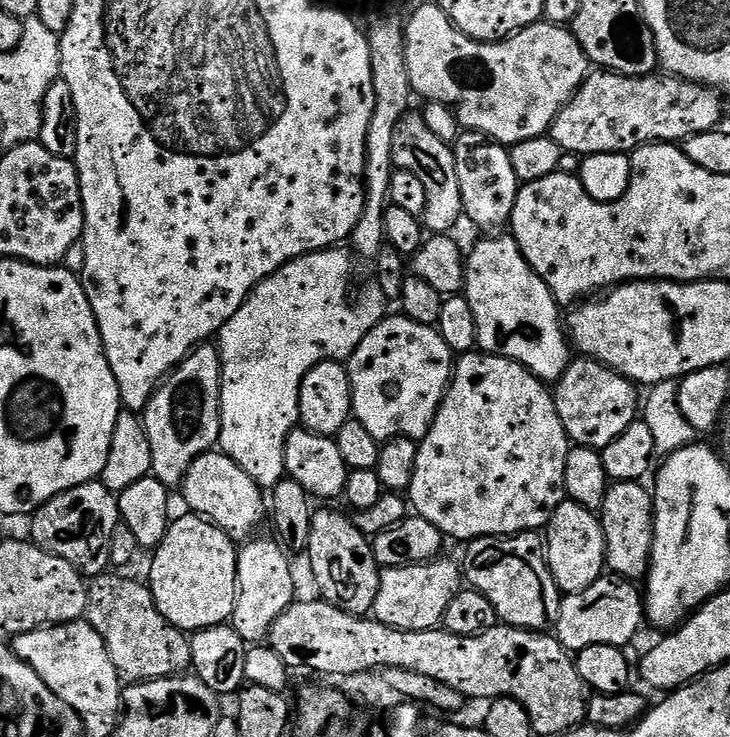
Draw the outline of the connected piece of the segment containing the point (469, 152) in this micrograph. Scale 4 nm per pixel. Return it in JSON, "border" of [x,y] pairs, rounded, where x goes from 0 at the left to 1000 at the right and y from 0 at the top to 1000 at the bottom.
{"border":[[[636,176],[622,190],[619,208],[627,225],[627,247],[633,258],[636,293],[647,297],[658,309],[685,312],[697,303],[704,285],[704,274],[712,262],[714,246],[705,239],[700,224],[700,209],[692,197],[674,190],[666,182]]]}

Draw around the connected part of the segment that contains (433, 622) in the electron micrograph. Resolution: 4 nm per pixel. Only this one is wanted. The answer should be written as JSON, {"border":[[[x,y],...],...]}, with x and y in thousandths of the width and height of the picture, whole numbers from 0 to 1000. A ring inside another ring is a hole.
{"border":[[[599,757],[584,765],[558,765],[549,771],[527,771],[521,779],[518,811],[510,830],[514,840],[545,855],[589,855],[608,845],[611,822],[633,801],[633,771],[619,760]]]}

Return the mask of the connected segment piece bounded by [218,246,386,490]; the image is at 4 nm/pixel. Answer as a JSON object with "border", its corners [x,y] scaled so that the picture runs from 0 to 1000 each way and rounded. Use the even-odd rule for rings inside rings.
{"border":[[[456,334],[453,336],[444,336],[438,342],[422,342],[416,347],[408,349],[407,353],[399,353],[396,358],[389,358],[374,374],[367,374],[362,379],[340,400],[334,414],[321,426],[321,431],[315,431],[315,437],[310,437],[304,442],[304,448],[299,453],[301,495],[304,497],[304,524],[301,525],[301,600],[299,608],[307,617],[314,619],[333,640],[342,643],[342,649],[348,649],[348,654],[359,665],[371,665],[375,659],[381,659],[384,651],[390,650],[389,602],[395,598],[395,590],[400,588],[401,581],[411,575],[408,540],[411,539],[414,513],[426,499],[436,497],[442,488],[458,488],[462,491],[474,491],[478,488],[485,480],[485,475],[496,464],[499,452],[505,450],[512,441],[519,440],[529,429],[529,422],[526,423],[526,417],[529,417],[526,400],[523,399],[523,393],[512,383],[505,384],[504,398],[495,404],[493,414],[489,418],[477,408],[477,384],[482,380],[484,349],[475,341],[471,343],[468,338],[470,335]]]}

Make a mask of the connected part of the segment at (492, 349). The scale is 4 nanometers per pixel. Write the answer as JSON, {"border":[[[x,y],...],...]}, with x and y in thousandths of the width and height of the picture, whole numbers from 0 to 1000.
{"border":[[[674,318],[670,326],[658,326],[640,343],[636,355],[636,388],[633,400],[644,410],[649,421],[649,442],[655,442],[653,468],[671,483],[692,483],[695,488],[707,488],[723,505],[732,506],[738,516],[760,518],[775,507],[786,487],[775,440],[767,434],[768,414],[763,412],[756,396],[737,377],[734,368],[723,360],[710,328],[699,318]]]}

